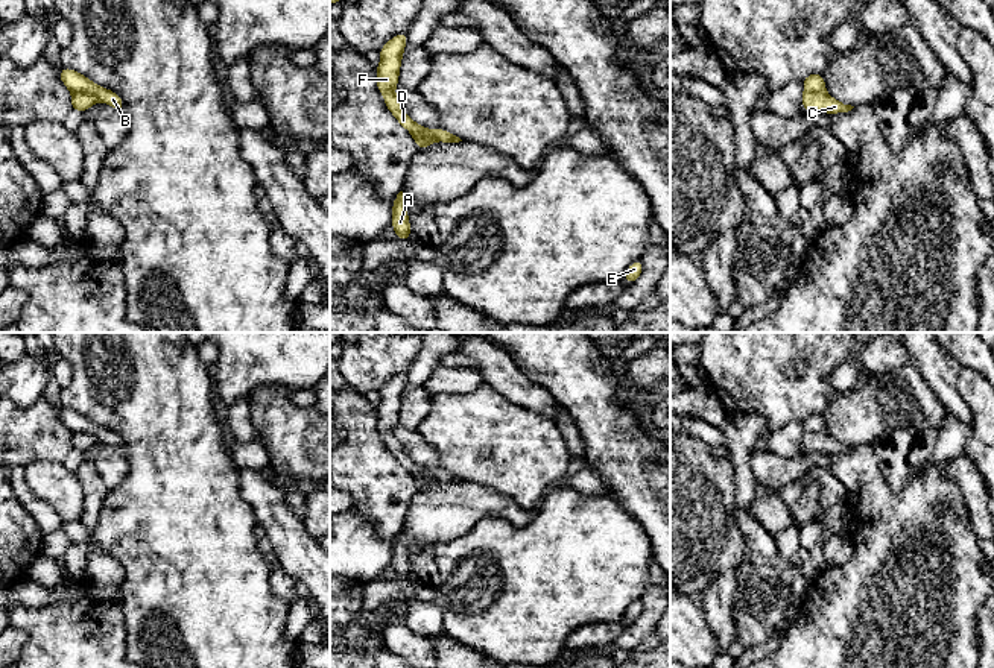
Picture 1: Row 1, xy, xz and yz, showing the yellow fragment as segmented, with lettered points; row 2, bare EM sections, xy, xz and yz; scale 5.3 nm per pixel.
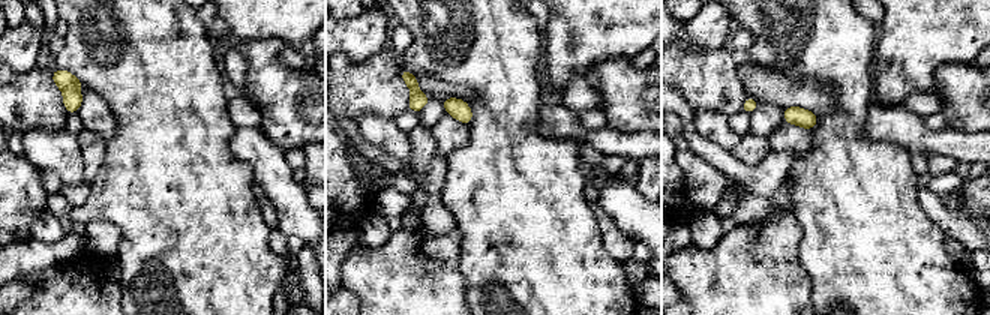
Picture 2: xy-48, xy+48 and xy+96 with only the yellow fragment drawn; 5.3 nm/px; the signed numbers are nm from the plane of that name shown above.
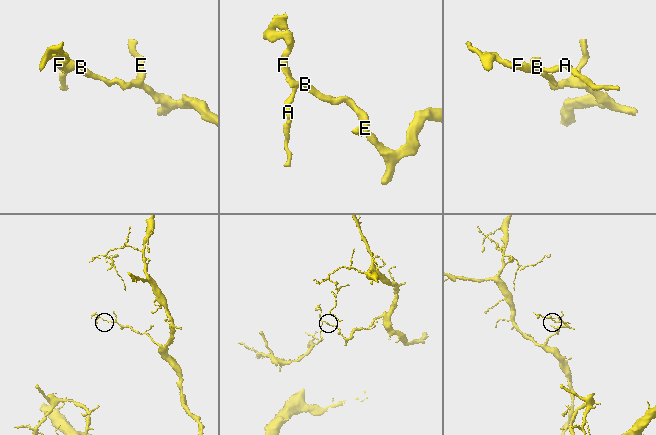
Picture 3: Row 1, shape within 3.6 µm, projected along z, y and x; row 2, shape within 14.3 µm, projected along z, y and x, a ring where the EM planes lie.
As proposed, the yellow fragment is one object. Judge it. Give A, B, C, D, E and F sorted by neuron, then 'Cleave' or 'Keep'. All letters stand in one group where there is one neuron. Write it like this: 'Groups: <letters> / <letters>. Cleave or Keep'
Groups: A C D F / B E. Cleave

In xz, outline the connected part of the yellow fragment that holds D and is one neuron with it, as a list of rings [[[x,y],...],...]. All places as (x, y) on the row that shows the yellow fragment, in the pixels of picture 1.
[[[403,32],[389,39],[378,50],[381,55],[381,61],[377,65],[377,88],[383,94],[385,103],[392,115],[403,128],[406,128],[412,134],[418,149],[426,149],[433,143],[429,135],[429,129],[419,126],[412,118],[409,118],[403,111],[401,102],[394,94],[395,87],[398,85],[398,73],[406,41],[407,32]]]

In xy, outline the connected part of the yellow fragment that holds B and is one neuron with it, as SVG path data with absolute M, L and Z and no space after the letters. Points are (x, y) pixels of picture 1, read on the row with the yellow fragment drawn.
M61 68L59 77L71 93L90 93L91 96L96 96L100 102L123 112L123 100L119 94L112 93L108 88L100 88L81 73L71 68Z

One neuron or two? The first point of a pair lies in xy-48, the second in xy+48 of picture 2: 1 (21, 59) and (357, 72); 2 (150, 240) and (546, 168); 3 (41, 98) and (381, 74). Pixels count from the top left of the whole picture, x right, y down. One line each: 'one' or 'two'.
1: two
2: one
3: one

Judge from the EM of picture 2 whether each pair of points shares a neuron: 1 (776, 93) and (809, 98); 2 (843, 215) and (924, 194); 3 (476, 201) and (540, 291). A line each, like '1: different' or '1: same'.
1: same
2: different
3: same

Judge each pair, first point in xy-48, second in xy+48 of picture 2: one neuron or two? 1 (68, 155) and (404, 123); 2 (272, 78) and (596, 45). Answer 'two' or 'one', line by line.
1: two
2: two

